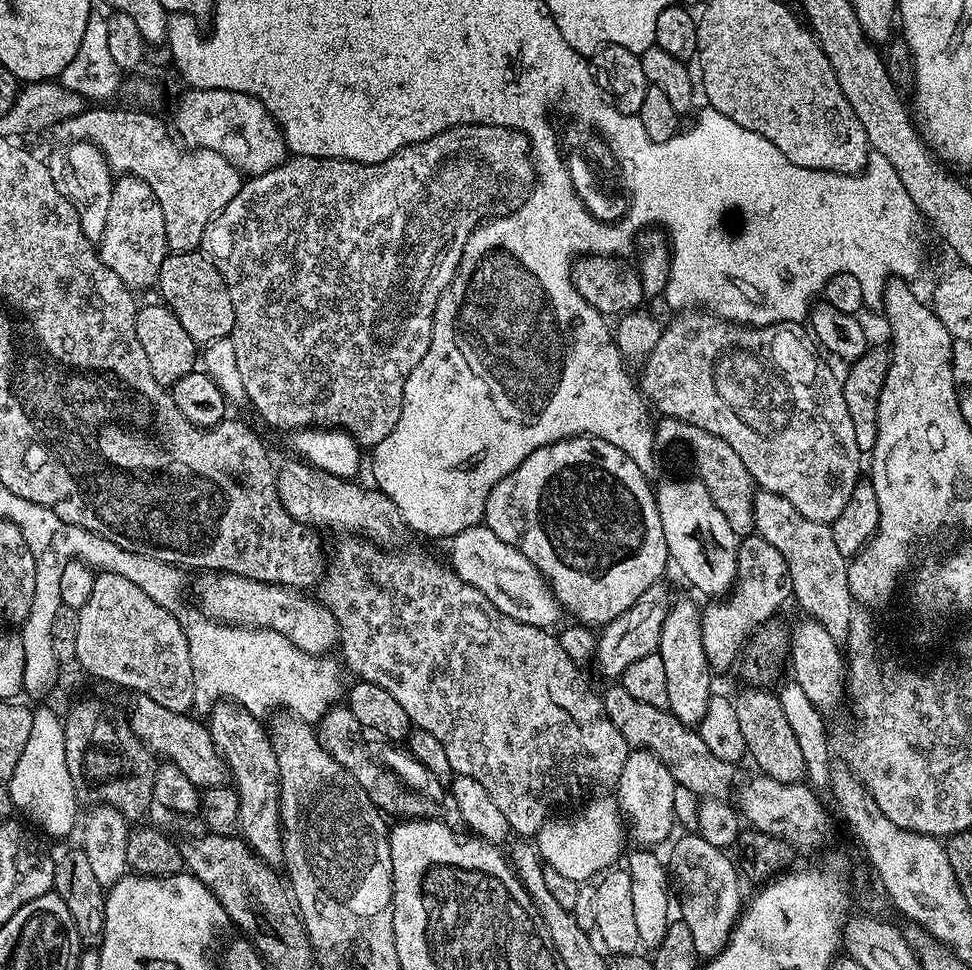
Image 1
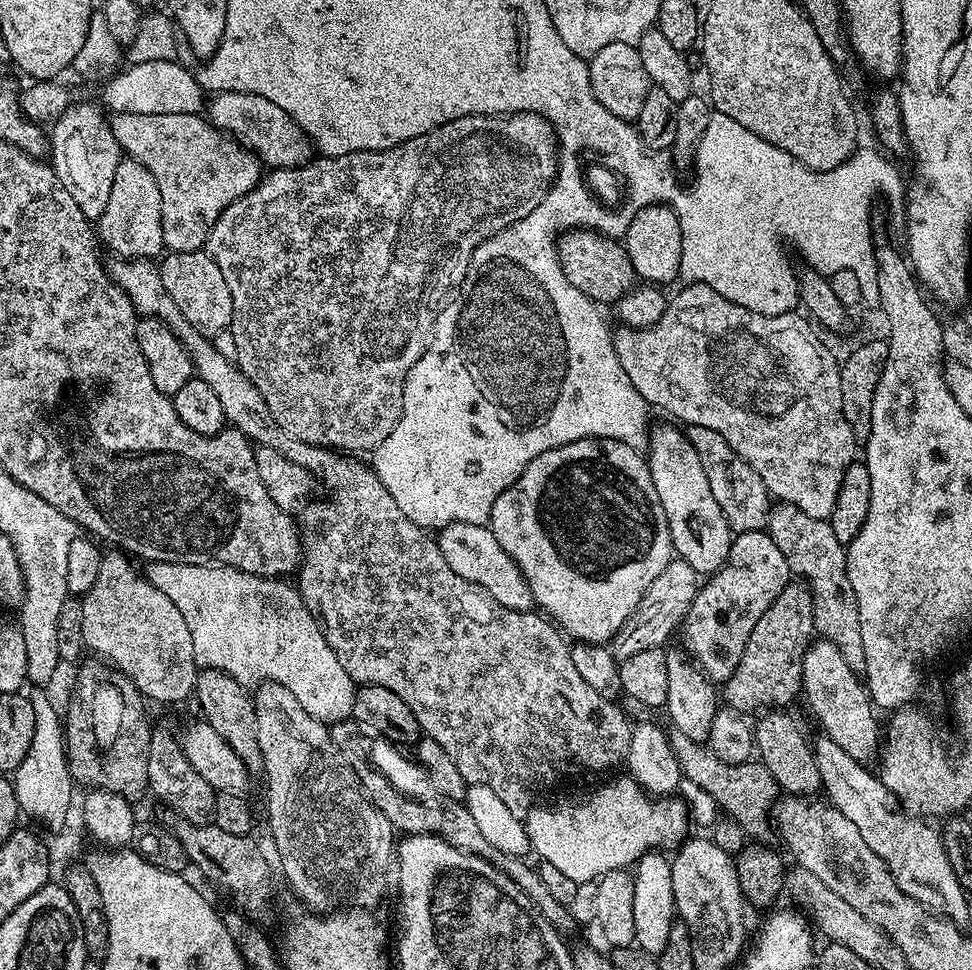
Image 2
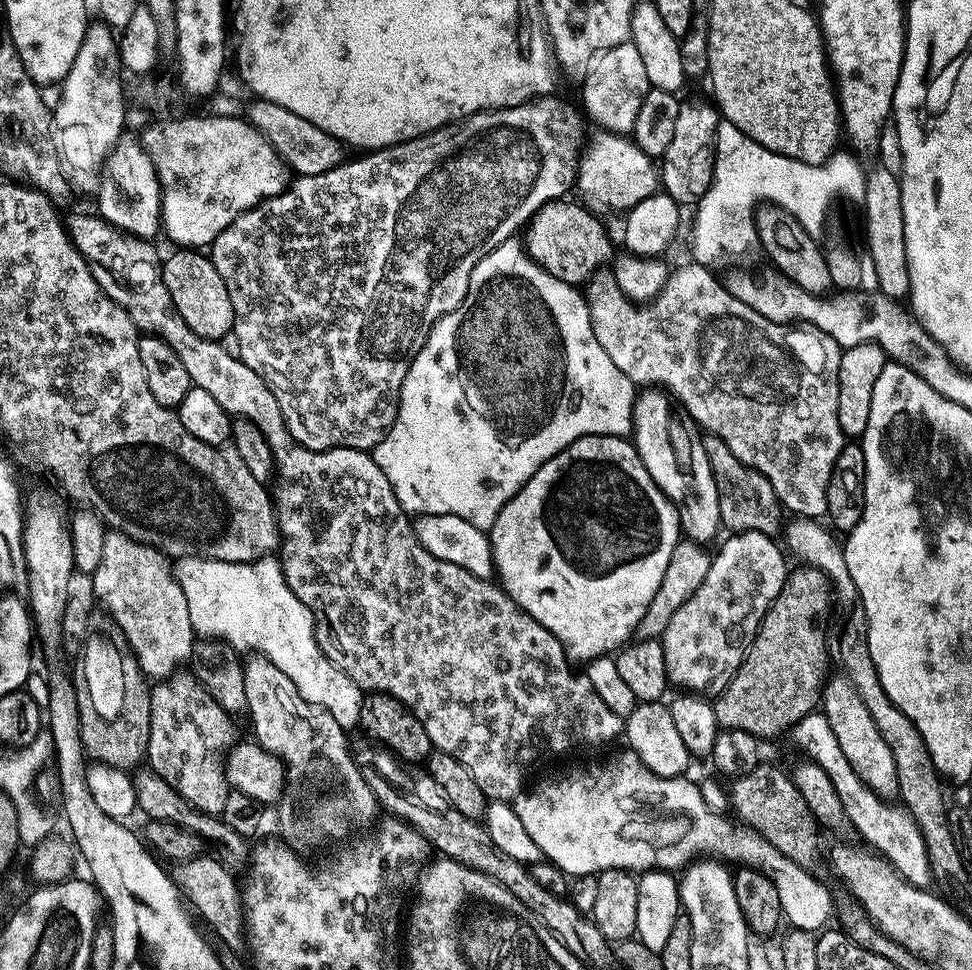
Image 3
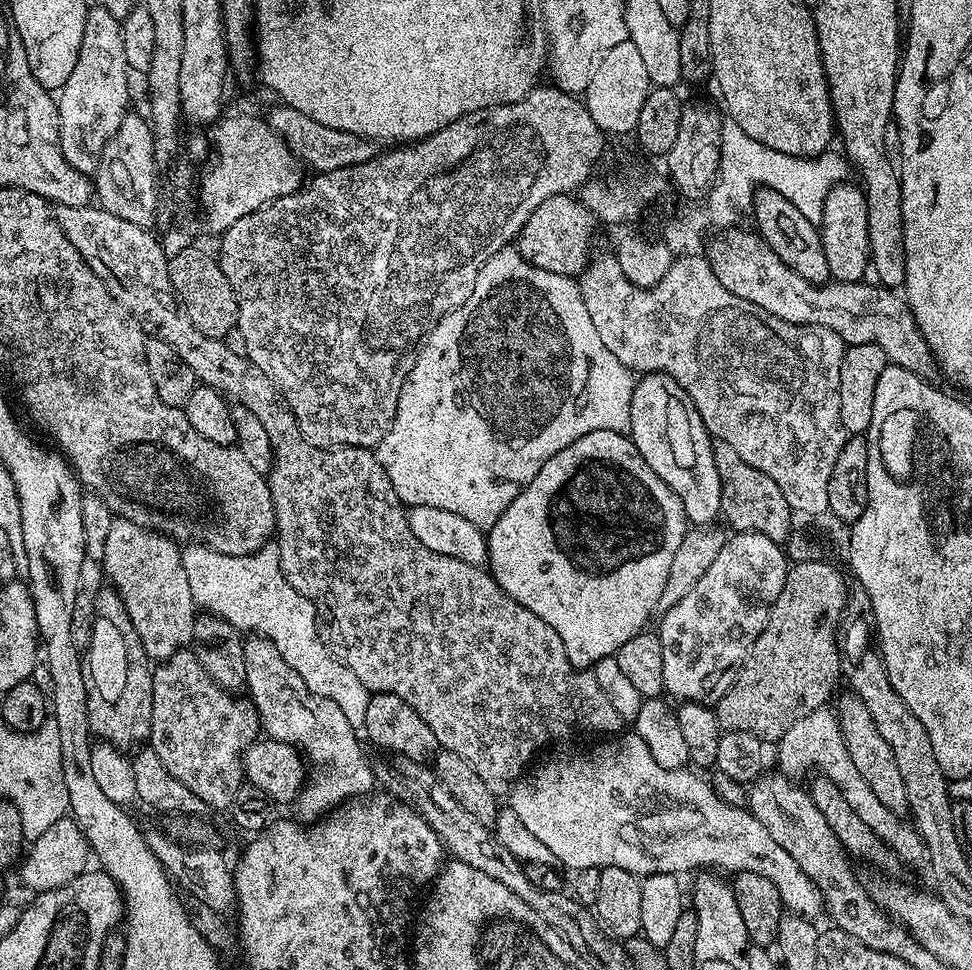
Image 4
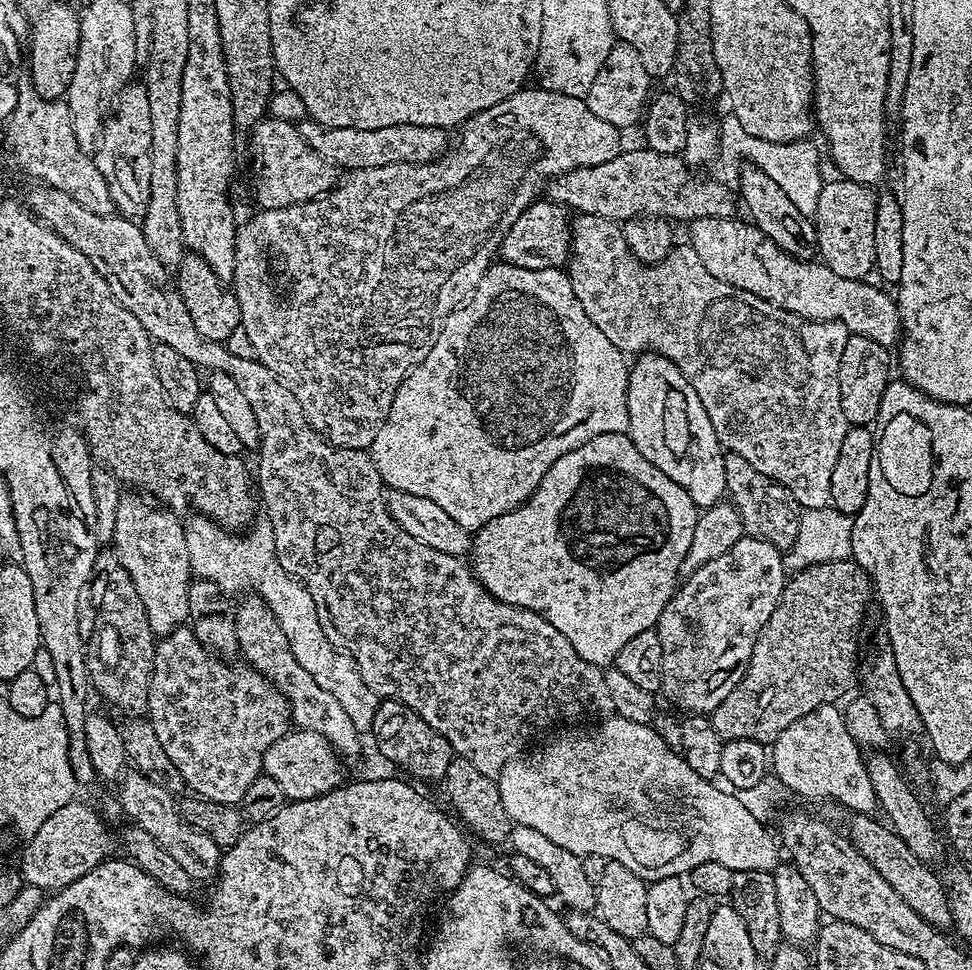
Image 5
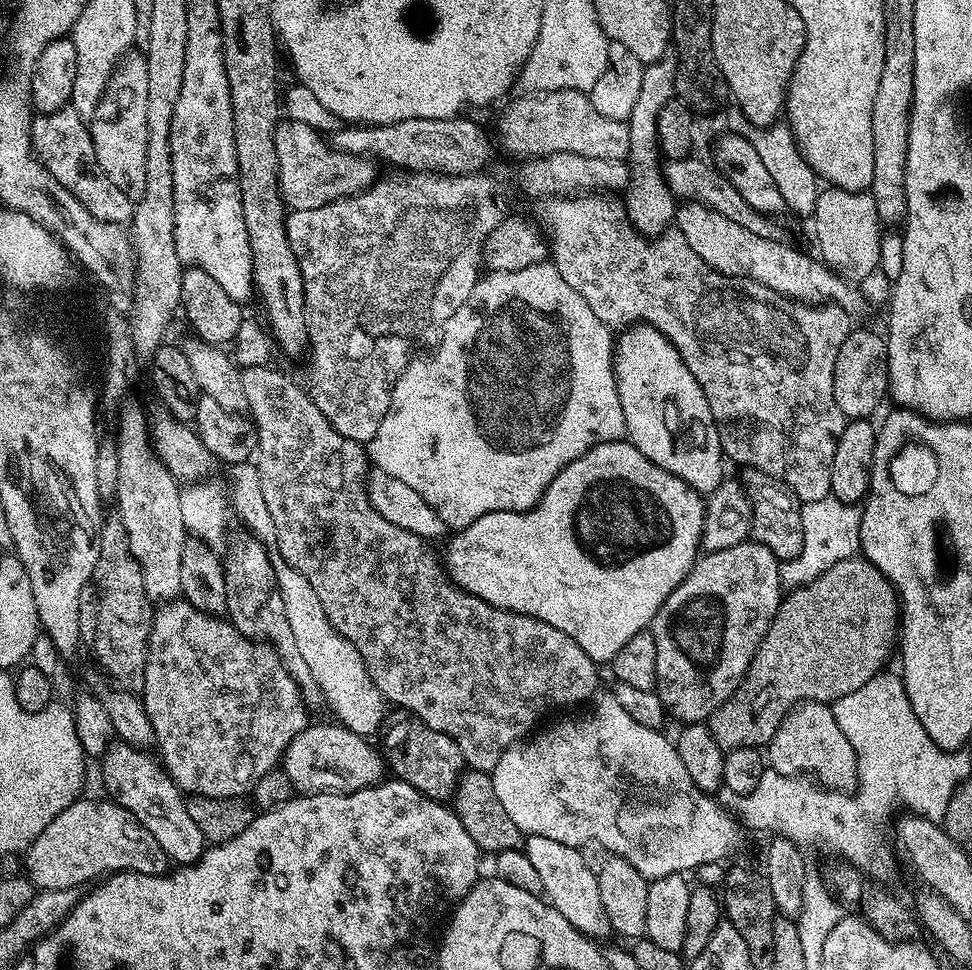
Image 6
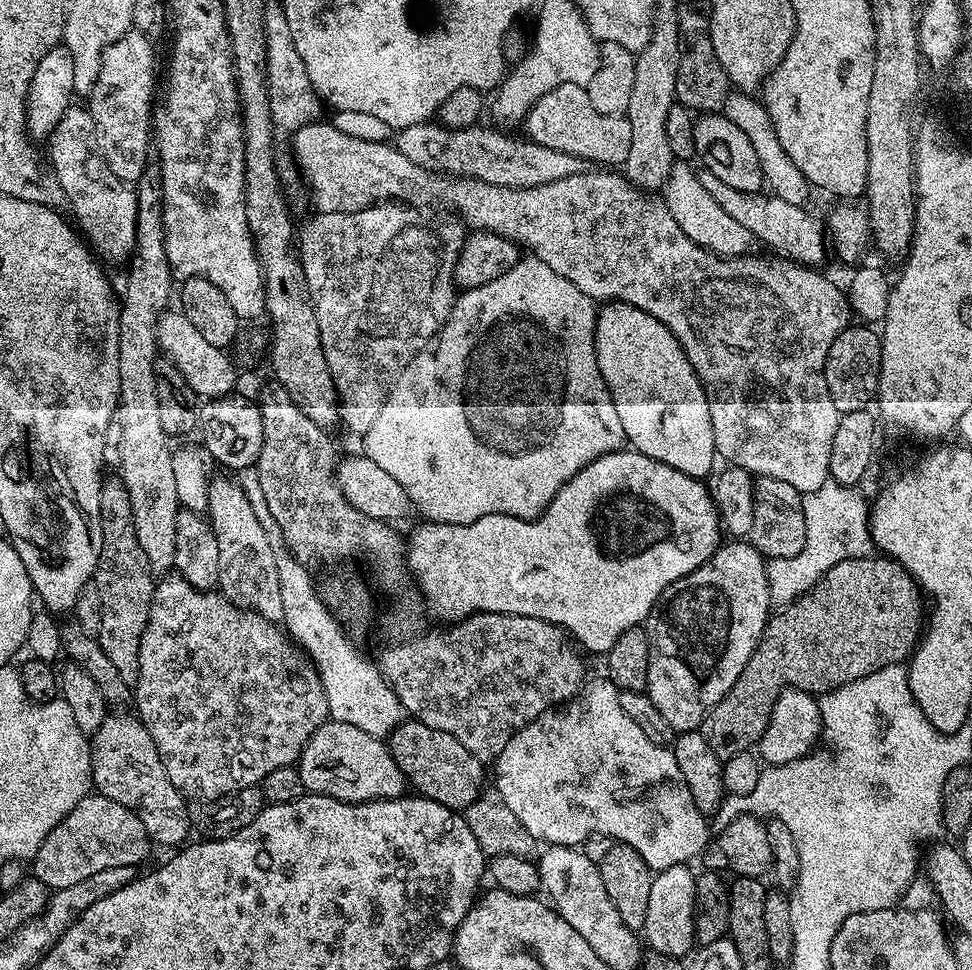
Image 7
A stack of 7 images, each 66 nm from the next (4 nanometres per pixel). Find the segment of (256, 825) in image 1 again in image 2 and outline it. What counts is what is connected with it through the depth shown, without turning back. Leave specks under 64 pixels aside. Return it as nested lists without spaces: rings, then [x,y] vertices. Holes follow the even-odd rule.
[[[204,668],[197,675],[194,700],[200,703],[203,719],[207,720],[214,730],[230,746],[238,758],[250,770],[256,770],[263,765],[262,750],[258,746],[258,714],[253,697],[245,685],[239,684],[233,676],[228,676],[217,668]]]

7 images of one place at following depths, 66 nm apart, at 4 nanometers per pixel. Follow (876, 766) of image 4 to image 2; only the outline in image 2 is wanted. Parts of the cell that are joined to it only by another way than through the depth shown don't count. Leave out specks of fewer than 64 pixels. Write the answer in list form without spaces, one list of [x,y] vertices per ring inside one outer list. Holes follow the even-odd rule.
[[[823,638],[813,639],[802,658],[802,676],[802,696],[808,699],[808,708],[816,715],[824,731],[821,733],[827,739],[838,742],[838,746],[842,746],[842,750],[846,750],[846,754],[859,764],[867,765],[872,759],[875,761],[882,748],[882,724],[876,721],[877,713],[865,681],[850,670],[850,666],[846,666],[846,658],[842,658],[838,646]]]

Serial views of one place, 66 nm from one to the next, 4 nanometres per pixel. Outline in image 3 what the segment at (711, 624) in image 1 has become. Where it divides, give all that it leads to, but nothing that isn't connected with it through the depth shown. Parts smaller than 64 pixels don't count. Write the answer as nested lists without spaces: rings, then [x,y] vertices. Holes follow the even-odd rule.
[[[738,532],[727,538],[729,540],[714,552],[712,565],[710,570],[706,570],[702,586],[698,586],[698,590],[694,590],[694,594],[686,598],[682,606],[678,606],[662,637],[669,681],[673,685],[682,684],[680,686],[683,689],[708,698],[719,696],[730,678],[734,678],[738,666],[742,666],[744,655],[748,653],[748,648],[760,629],[766,610],[770,610],[770,606],[778,598],[790,571],[790,564],[784,561],[785,549],[773,537],[761,532]]]

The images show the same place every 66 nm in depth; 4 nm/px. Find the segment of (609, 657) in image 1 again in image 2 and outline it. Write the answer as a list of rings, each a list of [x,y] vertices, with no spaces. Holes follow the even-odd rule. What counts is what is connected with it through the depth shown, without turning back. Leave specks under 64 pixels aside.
[[[679,558],[672,559],[666,566],[666,570],[662,570],[662,574],[658,574],[658,578],[650,582],[650,590],[646,590],[642,602],[638,602],[634,614],[630,614],[630,618],[626,618],[618,634],[612,636],[610,647],[617,661],[631,658],[633,654],[638,654],[641,650],[664,648],[667,640],[675,632],[677,635],[684,616],[690,610],[696,593],[701,587],[702,576],[694,570],[694,566],[690,566],[685,560]]]

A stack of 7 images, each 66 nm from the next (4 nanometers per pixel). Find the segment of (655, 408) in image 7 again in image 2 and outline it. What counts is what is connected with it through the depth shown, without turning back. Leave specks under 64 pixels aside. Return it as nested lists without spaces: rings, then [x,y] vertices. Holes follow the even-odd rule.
[[[667,423],[651,429],[647,446],[646,459],[654,490],[658,490],[658,498],[666,514],[673,553],[694,566],[696,572],[711,574],[726,562],[734,533],[726,518],[722,518],[722,509],[718,507],[714,494],[710,494],[706,470],[702,470],[702,462],[698,462],[698,454],[692,449],[692,443],[675,423]]]

